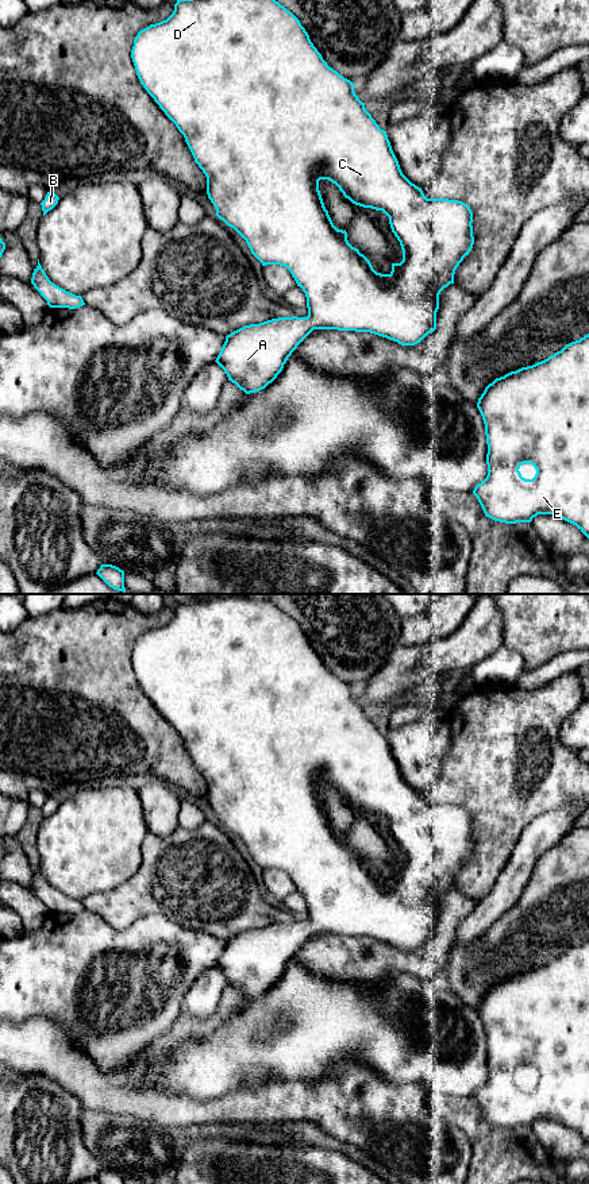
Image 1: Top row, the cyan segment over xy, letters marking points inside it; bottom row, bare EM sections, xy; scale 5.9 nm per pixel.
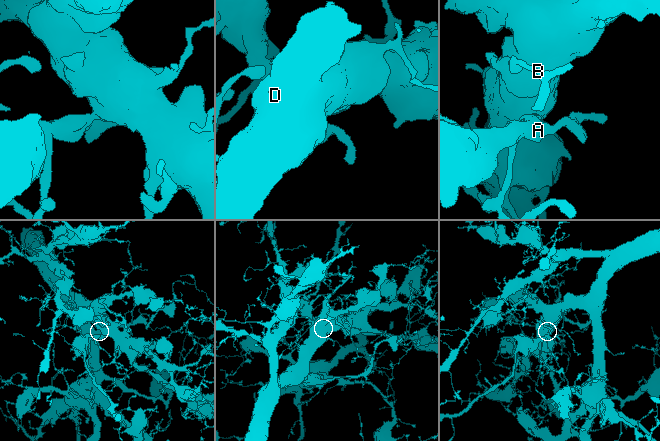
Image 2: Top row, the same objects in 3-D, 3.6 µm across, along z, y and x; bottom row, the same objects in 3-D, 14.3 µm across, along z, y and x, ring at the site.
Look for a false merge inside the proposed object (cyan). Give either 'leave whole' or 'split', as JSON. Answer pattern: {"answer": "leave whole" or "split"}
{"answer": "leave whole"}

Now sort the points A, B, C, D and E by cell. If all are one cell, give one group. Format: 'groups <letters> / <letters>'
groups A B C D E

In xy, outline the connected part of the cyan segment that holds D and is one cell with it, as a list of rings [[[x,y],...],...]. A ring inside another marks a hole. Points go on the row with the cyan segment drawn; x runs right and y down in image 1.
[[[177,0],[173,14],[166,20],[150,24],[138,32],[134,39],[131,58],[140,84],[184,135],[195,162],[205,174],[207,194],[216,209],[216,216],[246,240],[251,254],[262,266],[280,265],[286,267],[307,297],[307,317],[272,319],[259,324],[245,325],[226,336],[226,342],[215,362],[224,370],[228,381],[246,394],[265,389],[277,378],[288,358],[313,329],[370,332],[397,342],[401,346],[415,346],[436,329],[439,294],[450,284],[454,284],[457,267],[469,255],[474,244],[473,212],[467,204],[458,200],[427,198],[421,188],[412,184],[403,174],[386,131],[380,128],[366,111],[365,103],[355,95],[355,84],[327,65],[300,20],[290,11],[276,0]],[[320,180],[328,180],[335,184],[353,204],[382,211],[389,217],[392,232],[403,250],[403,261],[392,263],[389,274],[377,273],[370,261],[349,243],[346,230],[338,230],[334,225],[319,190]]]

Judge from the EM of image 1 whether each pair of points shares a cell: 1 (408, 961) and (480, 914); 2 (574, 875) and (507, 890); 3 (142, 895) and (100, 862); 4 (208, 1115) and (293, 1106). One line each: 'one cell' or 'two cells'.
1: two cells
2: two cells
3: two cells
4: one cell

